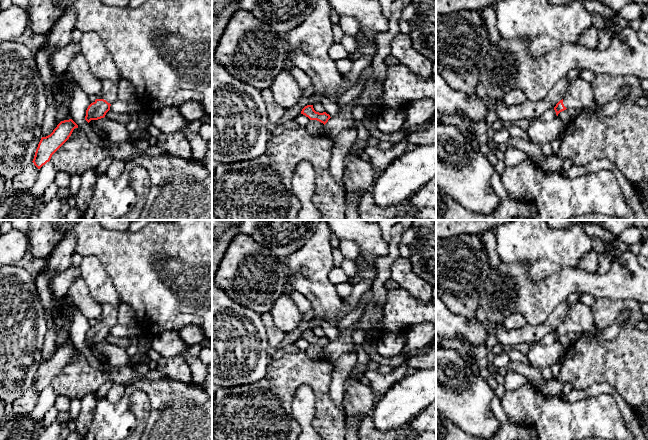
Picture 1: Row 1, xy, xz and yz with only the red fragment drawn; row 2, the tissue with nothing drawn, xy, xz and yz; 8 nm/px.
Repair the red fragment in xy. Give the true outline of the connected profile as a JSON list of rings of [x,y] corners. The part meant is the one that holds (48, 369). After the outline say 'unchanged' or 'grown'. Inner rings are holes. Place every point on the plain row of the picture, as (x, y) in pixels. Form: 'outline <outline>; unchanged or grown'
outline [[[72,343],[64,344],[50,359],[42,361],[32,385],[34,389],[40,393],[49,386],[52,379],[69,363],[75,352],[78,352],[78,349]]]; unchanged

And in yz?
outline [[[569,303],[567,315],[562,324],[560,324],[554,334],[556,339],[566,333],[575,333],[581,335],[585,332],[595,331],[595,323],[591,308],[585,304]]]; grown

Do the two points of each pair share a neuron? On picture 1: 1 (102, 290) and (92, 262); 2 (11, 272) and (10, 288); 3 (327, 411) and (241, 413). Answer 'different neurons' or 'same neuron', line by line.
1: same neuron
2: same neuron
3: same neuron

